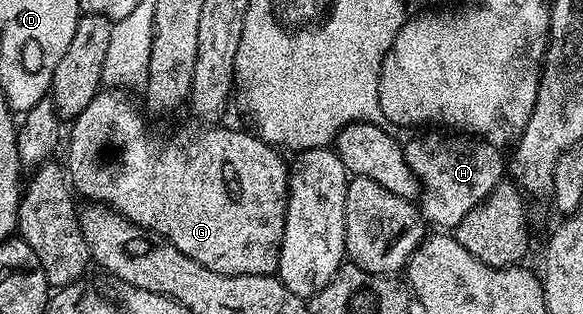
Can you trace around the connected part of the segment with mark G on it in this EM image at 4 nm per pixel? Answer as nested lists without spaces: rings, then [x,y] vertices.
[[[115,88],[104,89],[101,93],[96,96],[95,99],[89,104],[89,108],[85,108],[85,112],[78,114],[75,119],[70,123],[71,126],[71,143],[67,146],[67,162],[65,161],[65,169],[69,175],[69,181],[76,191],[80,195],[81,193],[95,204],[102,204],[110,206],[112,210],[117,211],[123,218],[128,218],[133,224],[142,226],[144,230],[151,231],[152,234],[158,234],[159,237],[167,239],[167,241],[173,243],[177,249],[181,252],[185,252],[185,256],[189,256],[193,260],[197,260],[197,264],[201,264],[205,268],[209,268],[213,272],[218,274],[275,274],[279,268],[279,253],[281,252],[281,240],[283,239],[283,229],[285,228],[285,212],[287,211],[287,171],[289,169],[288,163],[283,162],[284,155],[280,153],[276,147],[270,146],[268,142],[264,142],[262,138],[256,136],[254,133],[248,132],[246,134],[243,130],[226,130],[225,127],[216,125],[214,128],[203,128],[207,130],[179,130],[176,134],[171,134],[168,138],[162,138],[159,134],[147,134],[147,122],[139,115],[139,110],[126,98],[126,93],[120,92]]]

